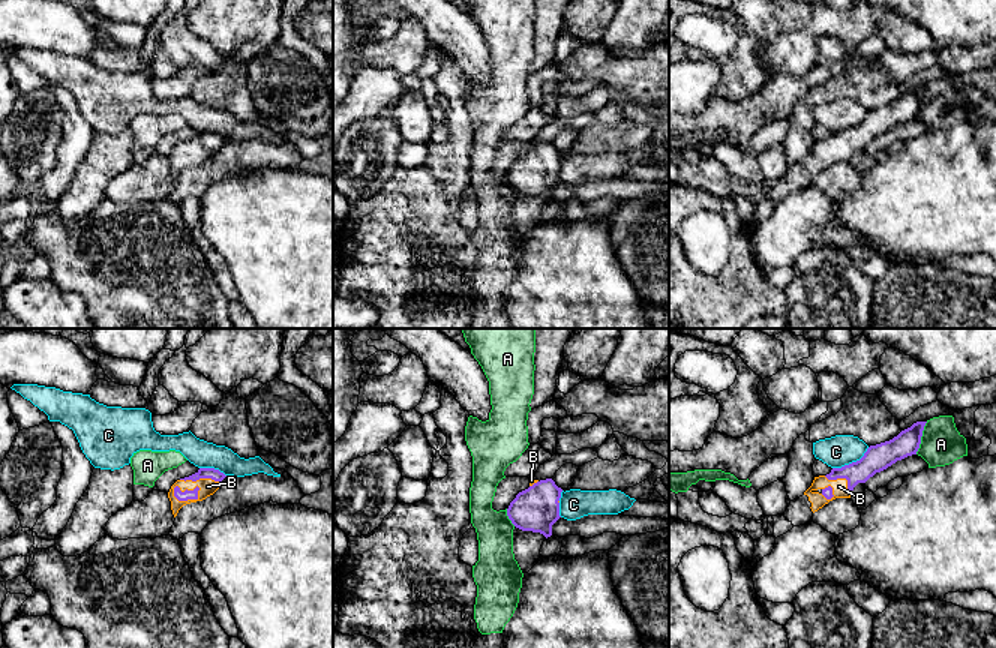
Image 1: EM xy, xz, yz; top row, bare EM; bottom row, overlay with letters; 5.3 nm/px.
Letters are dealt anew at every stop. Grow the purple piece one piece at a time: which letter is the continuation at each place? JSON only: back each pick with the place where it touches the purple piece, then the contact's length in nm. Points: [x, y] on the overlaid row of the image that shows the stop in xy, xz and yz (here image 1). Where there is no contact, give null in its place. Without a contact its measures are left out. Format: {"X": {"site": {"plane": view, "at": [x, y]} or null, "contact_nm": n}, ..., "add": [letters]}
{"B": {"site": {"plane": "xy", "at": [189, 498]}, "contact_nm": 160}, "add": ["B"]}

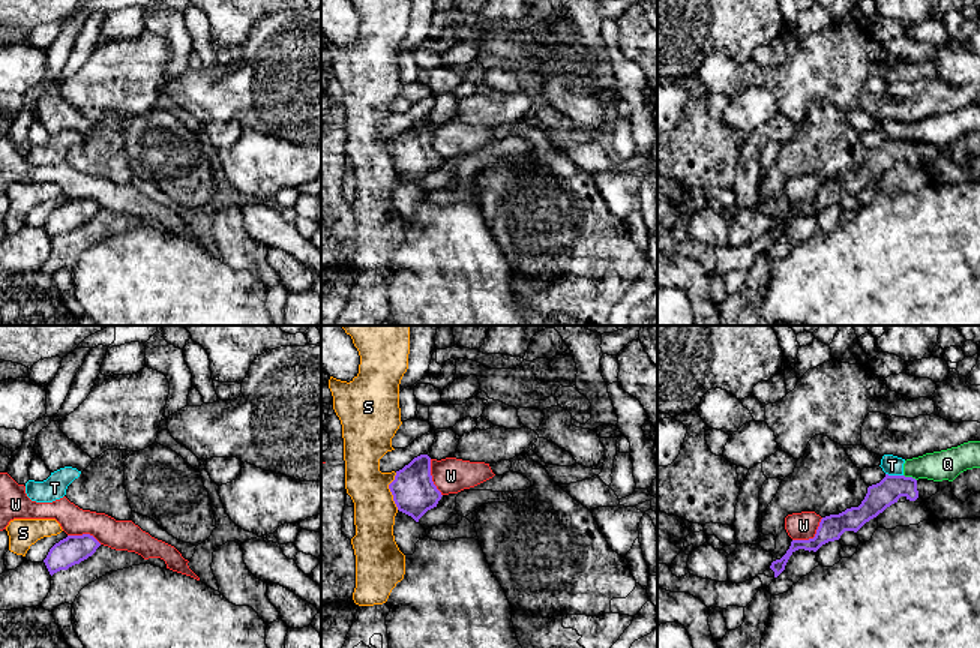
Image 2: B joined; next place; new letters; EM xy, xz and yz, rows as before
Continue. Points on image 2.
{"add": []}

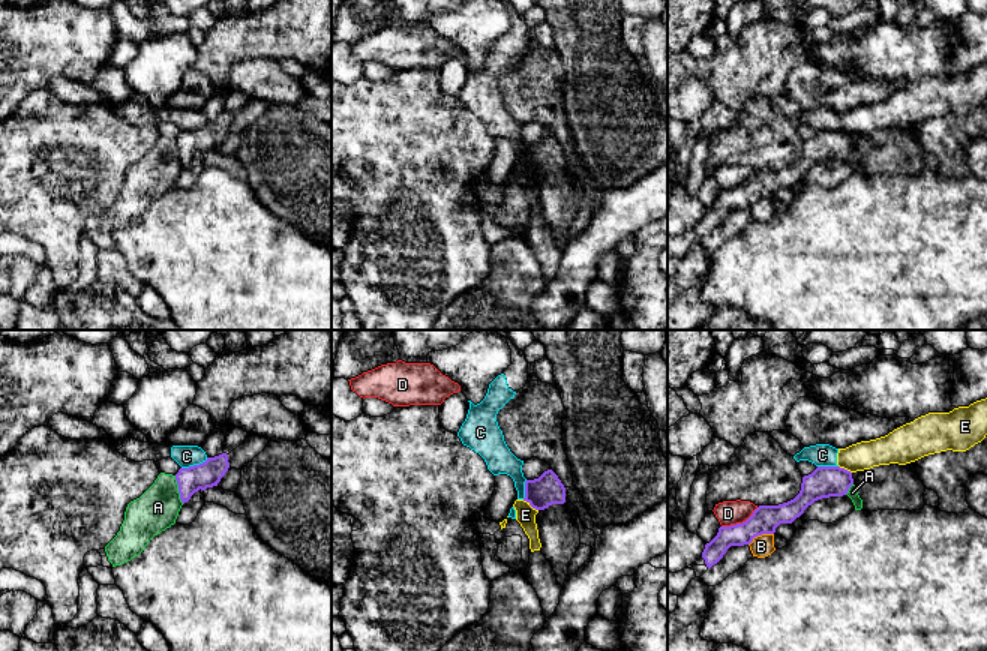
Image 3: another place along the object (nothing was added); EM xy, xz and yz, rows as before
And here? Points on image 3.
{"add": []}

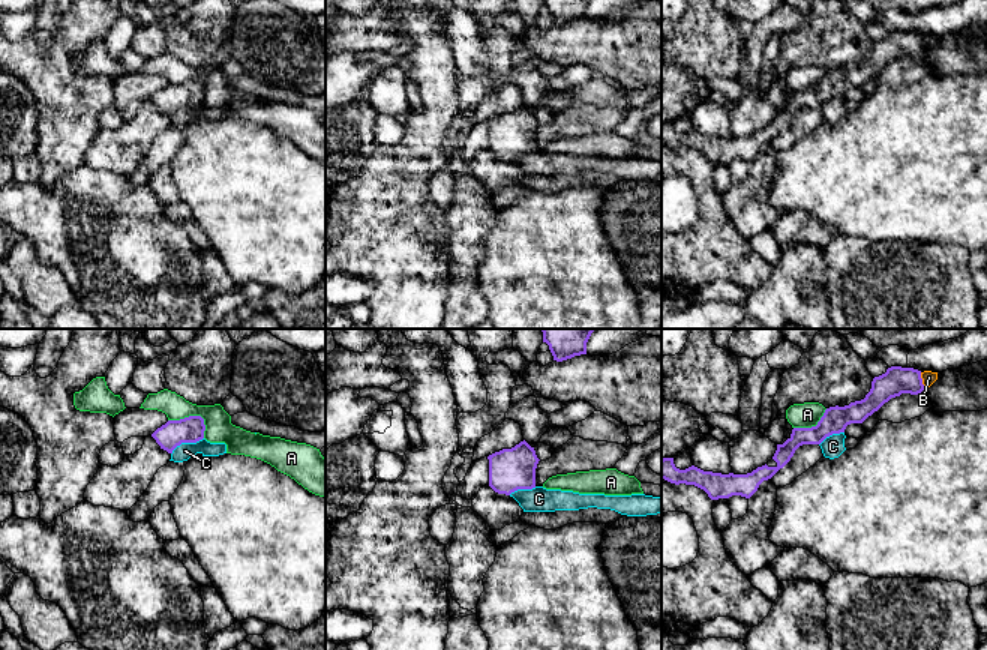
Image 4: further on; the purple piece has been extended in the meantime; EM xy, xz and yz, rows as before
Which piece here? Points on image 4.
{"B": {"site": {"plane": "yz", "at": [921, 380]}, "contact_nm": 90}, "add": ["B"]}

